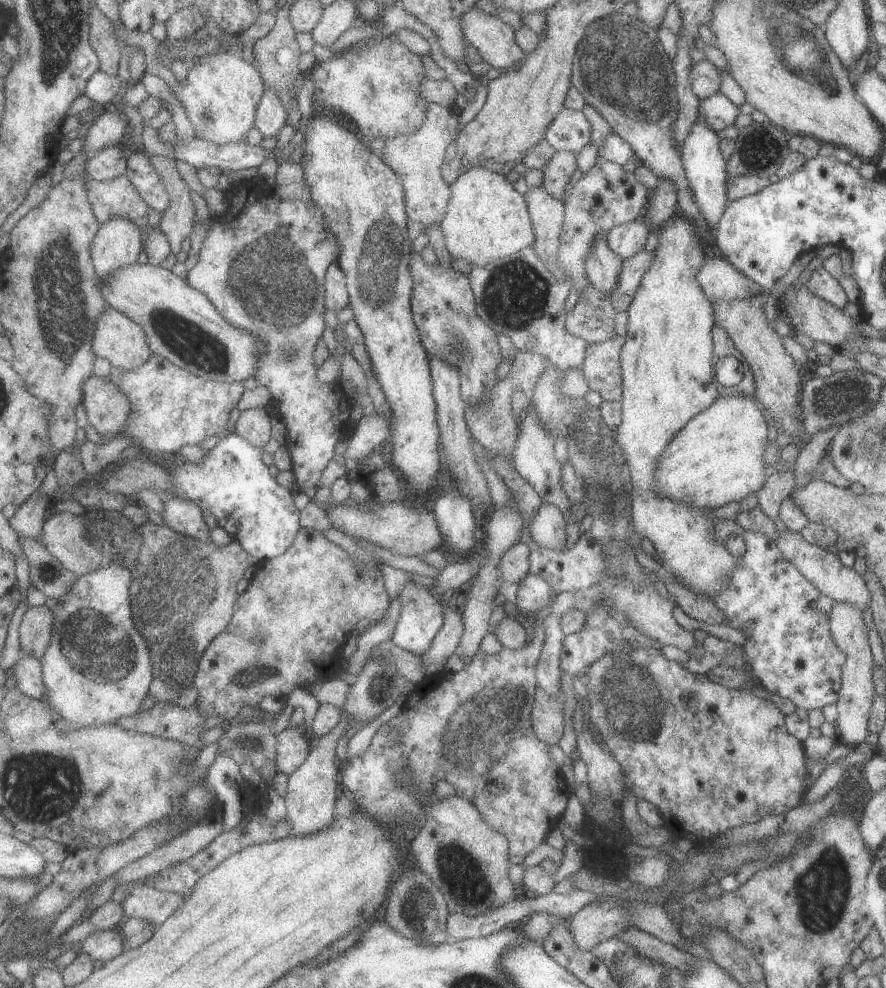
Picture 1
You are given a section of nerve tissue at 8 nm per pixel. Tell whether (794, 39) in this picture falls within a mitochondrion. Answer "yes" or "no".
yes

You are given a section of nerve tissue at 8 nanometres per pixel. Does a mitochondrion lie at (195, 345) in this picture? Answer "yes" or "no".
yes

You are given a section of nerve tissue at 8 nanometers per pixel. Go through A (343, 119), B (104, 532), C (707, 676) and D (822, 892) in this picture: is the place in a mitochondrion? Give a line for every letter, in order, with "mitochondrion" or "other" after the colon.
A: other
B: mitochondrion
C: other
D: mitochondrion

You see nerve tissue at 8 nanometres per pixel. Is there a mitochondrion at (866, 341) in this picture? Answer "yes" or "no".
no

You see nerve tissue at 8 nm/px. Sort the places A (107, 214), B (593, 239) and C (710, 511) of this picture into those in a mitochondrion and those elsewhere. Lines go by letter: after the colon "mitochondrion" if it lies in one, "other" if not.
A: other
B: other
C: other

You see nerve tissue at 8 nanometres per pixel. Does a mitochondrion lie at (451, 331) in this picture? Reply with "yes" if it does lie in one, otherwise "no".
yes

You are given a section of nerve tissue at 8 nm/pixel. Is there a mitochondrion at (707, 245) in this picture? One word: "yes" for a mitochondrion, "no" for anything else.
no

